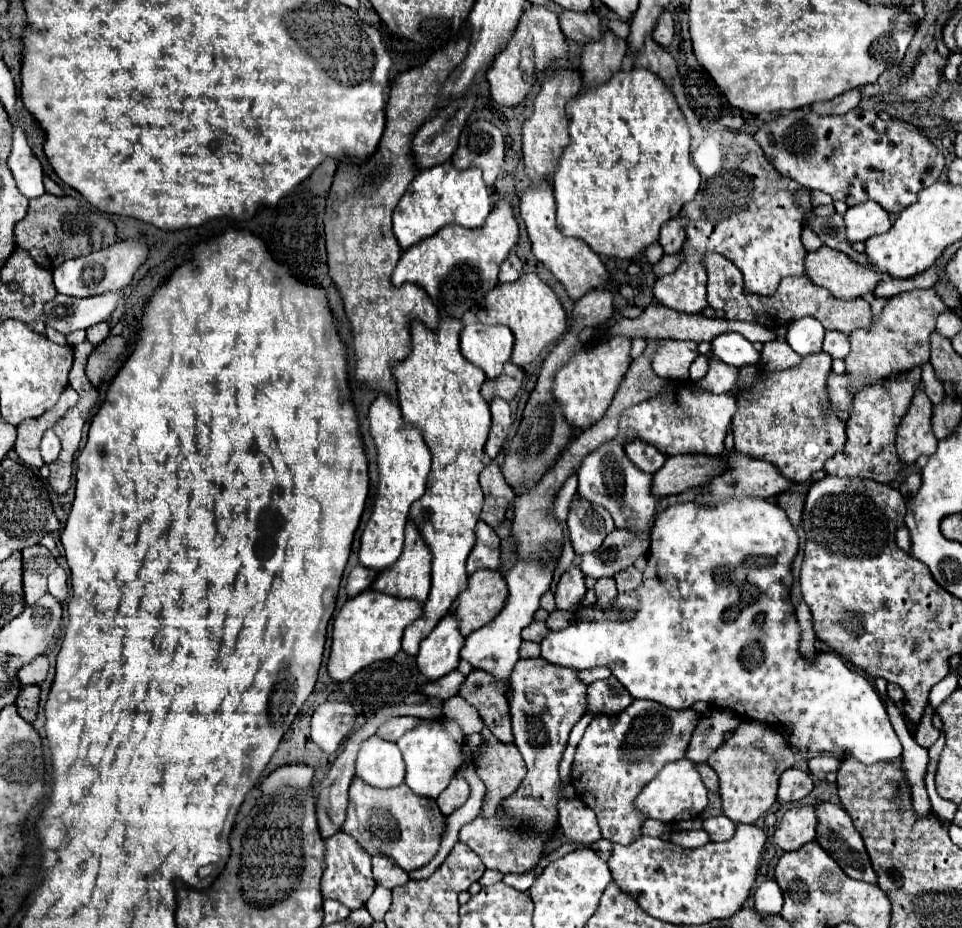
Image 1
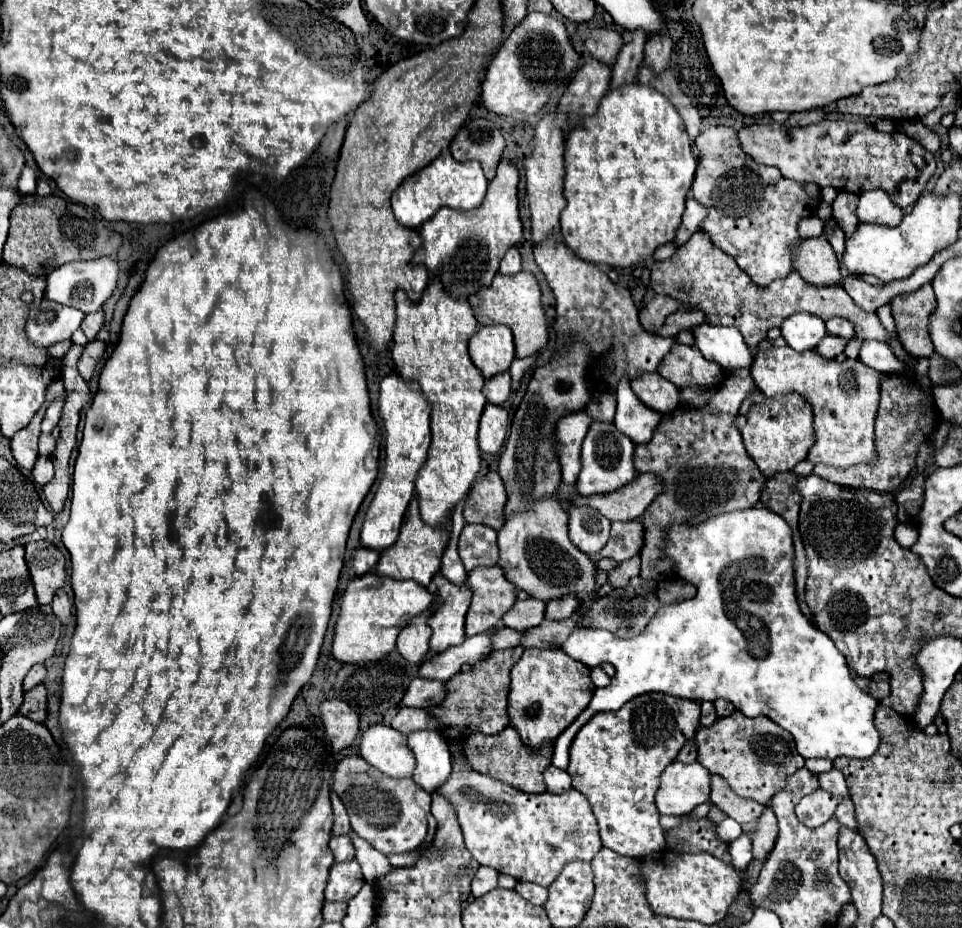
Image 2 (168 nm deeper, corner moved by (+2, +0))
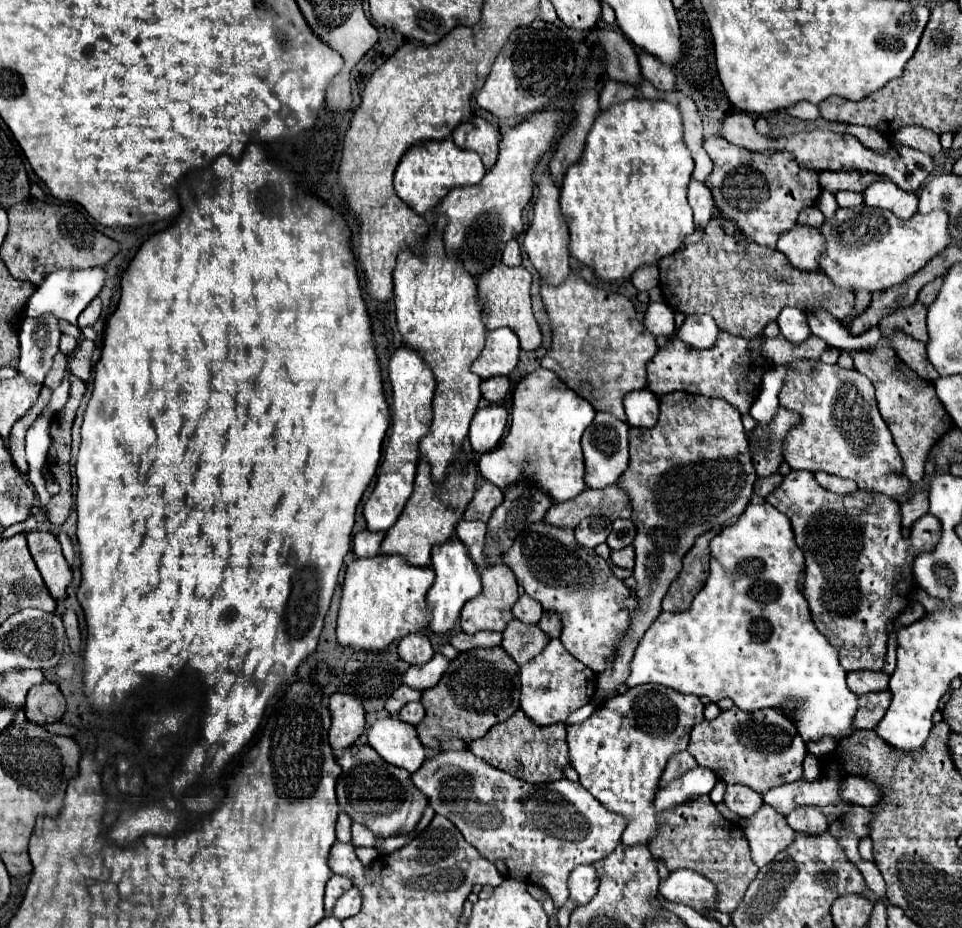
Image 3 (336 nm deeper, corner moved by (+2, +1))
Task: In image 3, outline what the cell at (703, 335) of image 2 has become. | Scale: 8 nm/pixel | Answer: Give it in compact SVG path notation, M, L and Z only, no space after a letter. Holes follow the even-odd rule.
M688 315L676 331L676 337L696 349L708 349L718 337L718 325L710 315Z

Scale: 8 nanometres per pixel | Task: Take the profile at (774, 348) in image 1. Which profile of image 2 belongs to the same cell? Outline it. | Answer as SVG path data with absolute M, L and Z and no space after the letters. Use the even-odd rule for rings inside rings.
M774 346L774 350L758 350L750 370L756 386L766 396L788 394L794 390L810 402L814 410L814 434L816 434L816 444L808 452L808 460L812 464L824 462L830 466L846 468L860 462L874 462L874 416L880 400L880 384L882 384L882 378L886 378L888 374L870 370L864 362L858 362L858 360L844 360L844 362L826 360L814 350L796 352L796 350L790 350L790 346Z

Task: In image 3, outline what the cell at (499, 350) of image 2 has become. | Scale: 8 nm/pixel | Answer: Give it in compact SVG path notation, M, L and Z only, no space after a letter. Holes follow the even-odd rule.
M500 327L488 331L486 345L470 369L482 379L508 375L518 365L518 355L520 355L520 345L516 333L508 327Z

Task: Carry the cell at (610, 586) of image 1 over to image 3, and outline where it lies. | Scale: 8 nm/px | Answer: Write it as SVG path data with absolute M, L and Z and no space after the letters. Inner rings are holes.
M628 545L626 549L618 549L610 553L610 559L614 565L624 567L624 569L632 569L634 567L634 547Z

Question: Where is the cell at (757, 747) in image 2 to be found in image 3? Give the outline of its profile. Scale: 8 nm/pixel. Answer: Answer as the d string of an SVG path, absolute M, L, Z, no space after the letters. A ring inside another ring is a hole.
M732 707L712 721L704 719L692 729L688 753L694 755L700 767L712 769L718 779L726 783L742 783L758 793L766 793L772 787L802 777L806 743L798 737L796 725L778 709L758 709L748 713Z

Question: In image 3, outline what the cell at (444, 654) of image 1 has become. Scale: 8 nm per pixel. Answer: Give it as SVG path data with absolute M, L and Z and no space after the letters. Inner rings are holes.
M450 539L446 541L446 545L438 545L438 549L434 549L432 569L436 573L436 579L426 597L432 603L432 615L434 615L430 627L436 633L444 633L454 627L464 603L482 591L480 569L478 565L474 565L474 561L470 561L470 553L466 553L466 547L460 545L460 541L456 539Z

